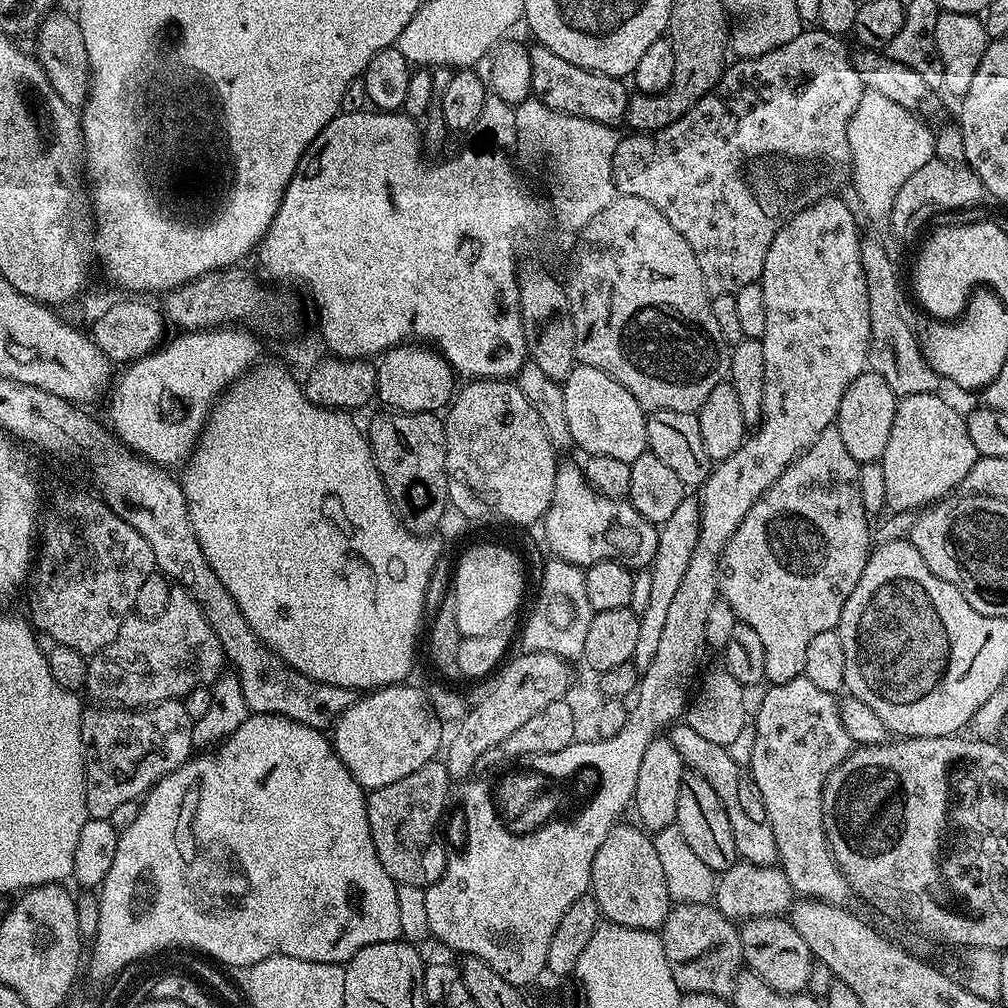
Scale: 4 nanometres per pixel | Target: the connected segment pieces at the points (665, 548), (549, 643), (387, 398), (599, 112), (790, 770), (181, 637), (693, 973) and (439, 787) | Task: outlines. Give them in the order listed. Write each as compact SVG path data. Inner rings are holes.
M685 494L682 502L678 502L674 514L665 524L658 528L658 550L654 554L652 563L647 569L650 574L650 599L646 610L640 616L638 626L638 642L634 646L632 663L643 670L654 662L654 653L658 650L662 629L666 627L666 617L678 586L682 586L682 578L686 575L686 569L690 566L690 557L694 554L694 546L698 546L698 534L700 533L700 501L695 495Z
M559 558L549 559L549 564L544 568L544 581L540 584L540 597L536 600L536 605L532 608L532 613L528 616L528 621L522 624L522 631L518 640L524 643L524 652L549 652L555 656L563 656L565 660L572 662L583 657L586 646L586 630L592 621L592 607L590 597L586 594L586 578L584 569L578 564L571 564Z
M409 342L399 344L397 348L390 349L383 353L375 365L376 370L376 396L385 405L388 410L397 412L434 412L439 413L447 409L454 393L457 391L458 381L457 373L453 372L452 367L446 362L446 358L440 355L437 349L431 346L425 346L420 342Z
M545 44L529 47L528 54L533 97L551 110L563 115L592 119L594 122L611 126L624 124L624 115L630 99L630 88L621 77L607 76L601 72L591 72L582 66L574 66L570 62L566 62L566 58L558 58L558 54L551 52Z
M804 675L790 682L771 685L767 690L769 692L760 700L760 709L754 712L756 729L752 732L750 771L762 794L766 818L770 818L770 826L774 830L774 842L779 852L778 866L786 878L790 878L790 886L797 897L847 905L850 889L836 866L836 859L832 856L824 833L824 783L829 774L854 751L852 738L846 732L846 726L842 726L837 697L831 692L818 690L818 686L814 686L814 682L807 680Z
M173 590L166 610L162 610L158 618L148 620L145 616L135 614L125 617L117 637L89 659L84 688L96 699L93 701L97 705L129 710L148 710L152 705L161 704L167 700L179 701L195 688L215 684L225 671L224 664L226 668L224 643L220 641L216 631L208 627L204 609L188 592Z
M709 902L707 904L676 904L672 911L668 913L666 922L663 928L658 932L662 946L666 950L666 962L670 962L670 974L674 974L674 982L680 988L681 993L686 992L701 992L702 994L714 994L715 996L722 996L725 998L731 997L732 991L736 989L736 978L742 971L744 964L744 951L740 945L740 929L733 921L725 918L724 915L716 908L715 903Z
M443 759L426 762L414 774L390 782L390 786L371 789L367 793L370 834L374 838L374 850L378 850L378 862L386 866L386 874L397 885L429 888L444 877L449 853L432 848L436 840L436 827L444 816L444 807L450 804L450 777Z

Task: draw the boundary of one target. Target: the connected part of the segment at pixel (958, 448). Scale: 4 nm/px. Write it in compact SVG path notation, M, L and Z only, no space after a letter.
M936 392L910 394L897 403L890 442L886 442L882 474L886 474L886 505L892 512L916 512L959 489L978 453L970 442L968 421L950 410Z

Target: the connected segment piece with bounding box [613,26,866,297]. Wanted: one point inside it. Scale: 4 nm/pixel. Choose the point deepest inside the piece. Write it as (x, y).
(776, 126)

